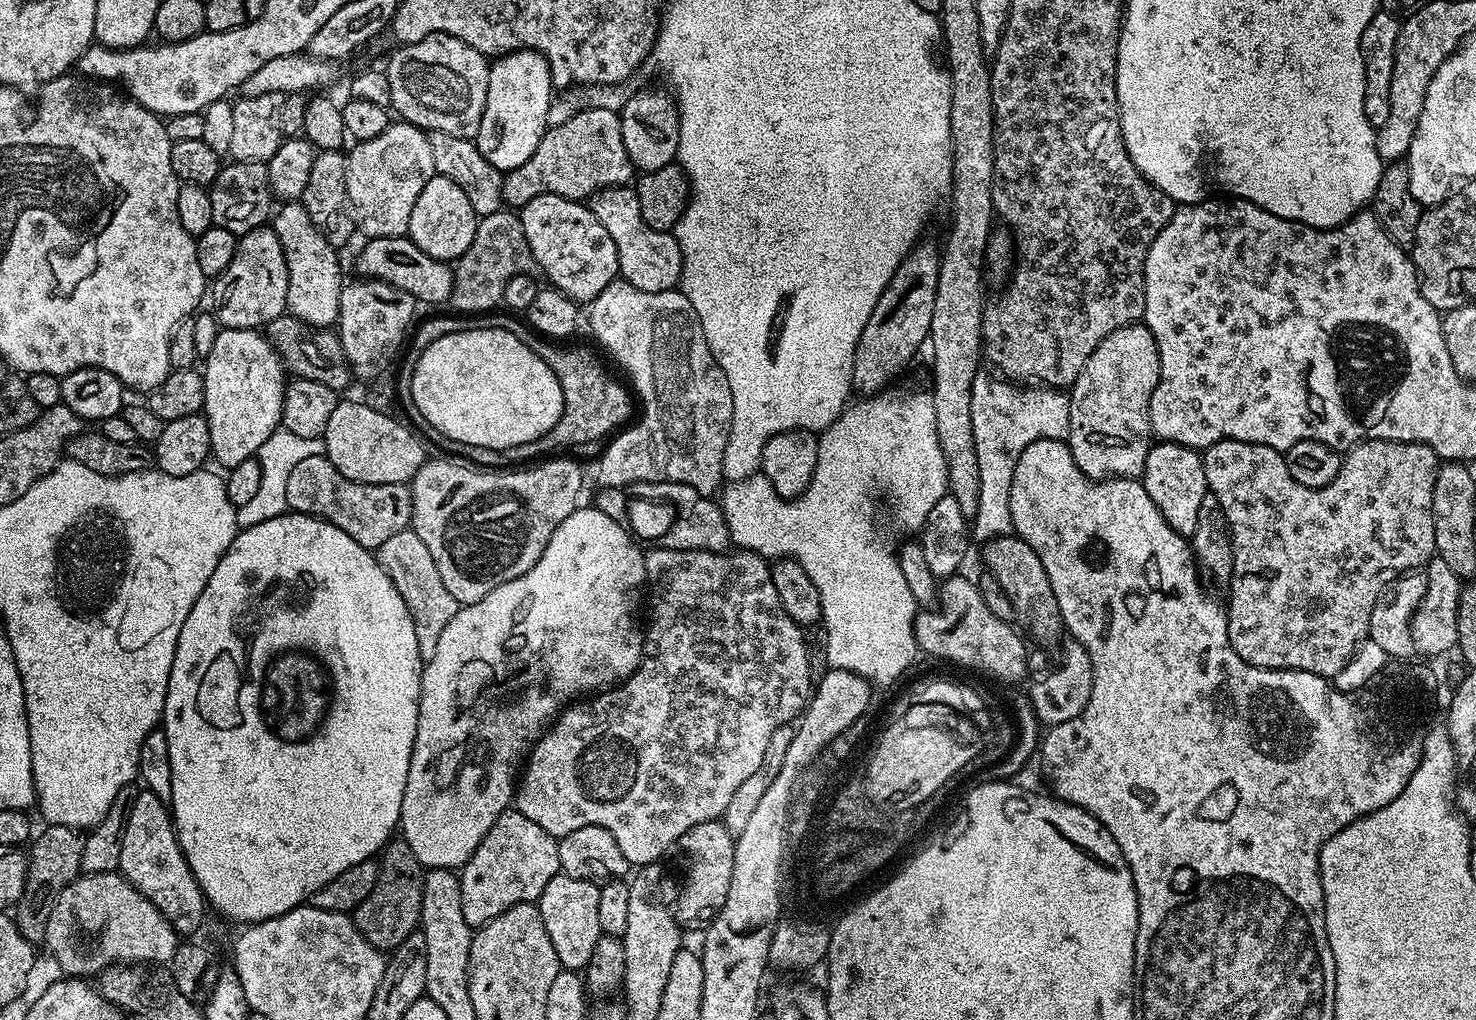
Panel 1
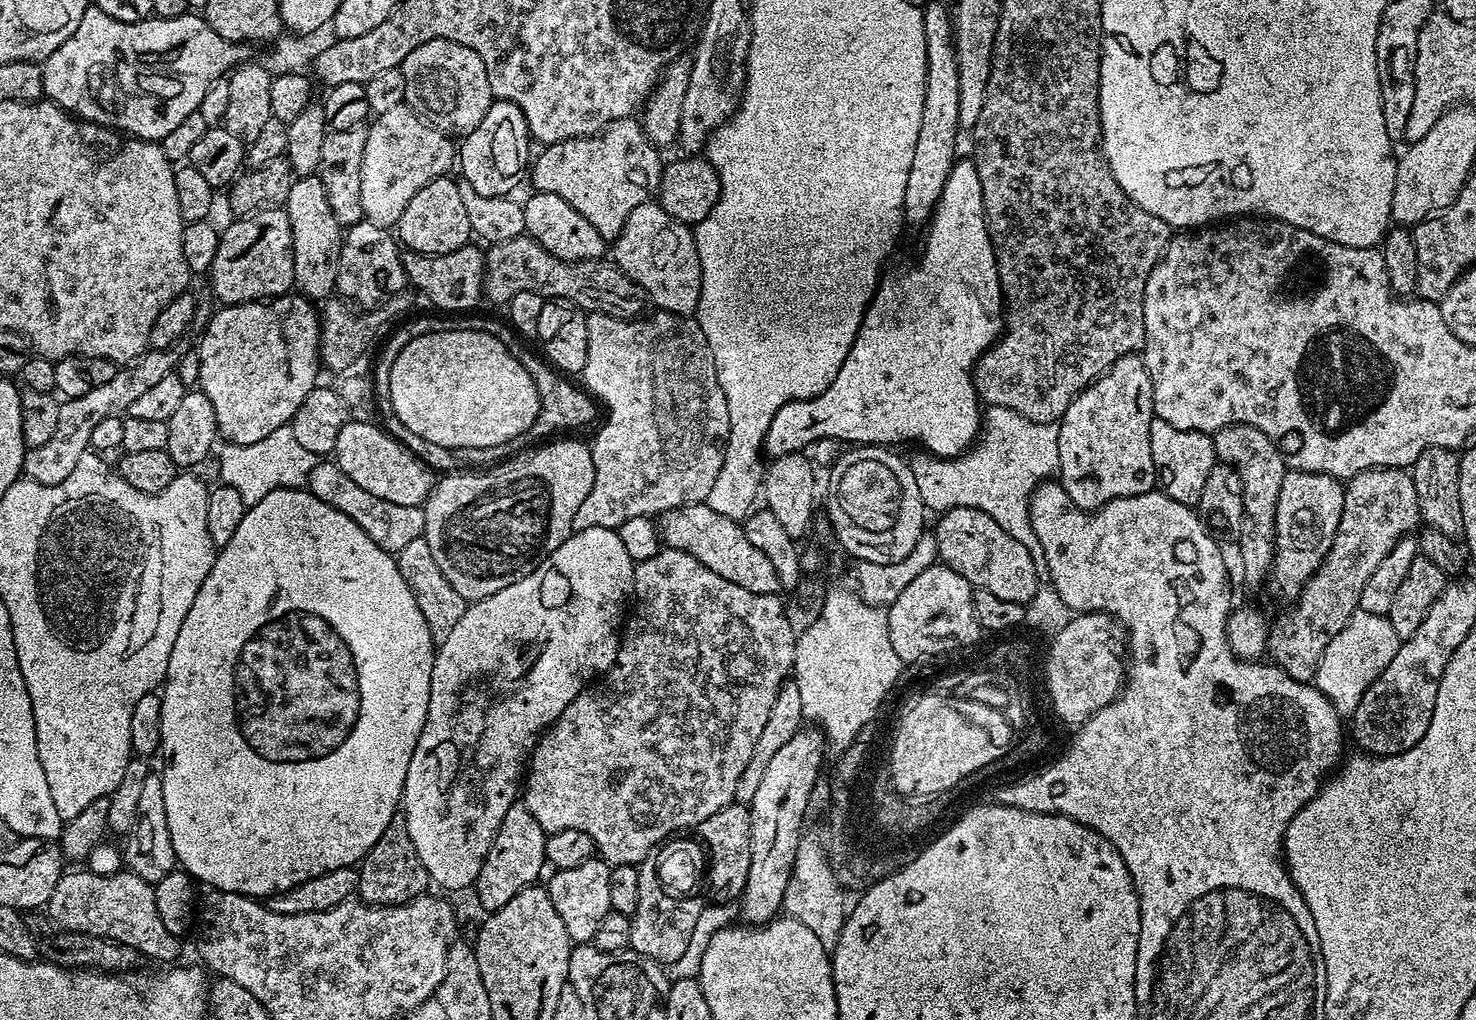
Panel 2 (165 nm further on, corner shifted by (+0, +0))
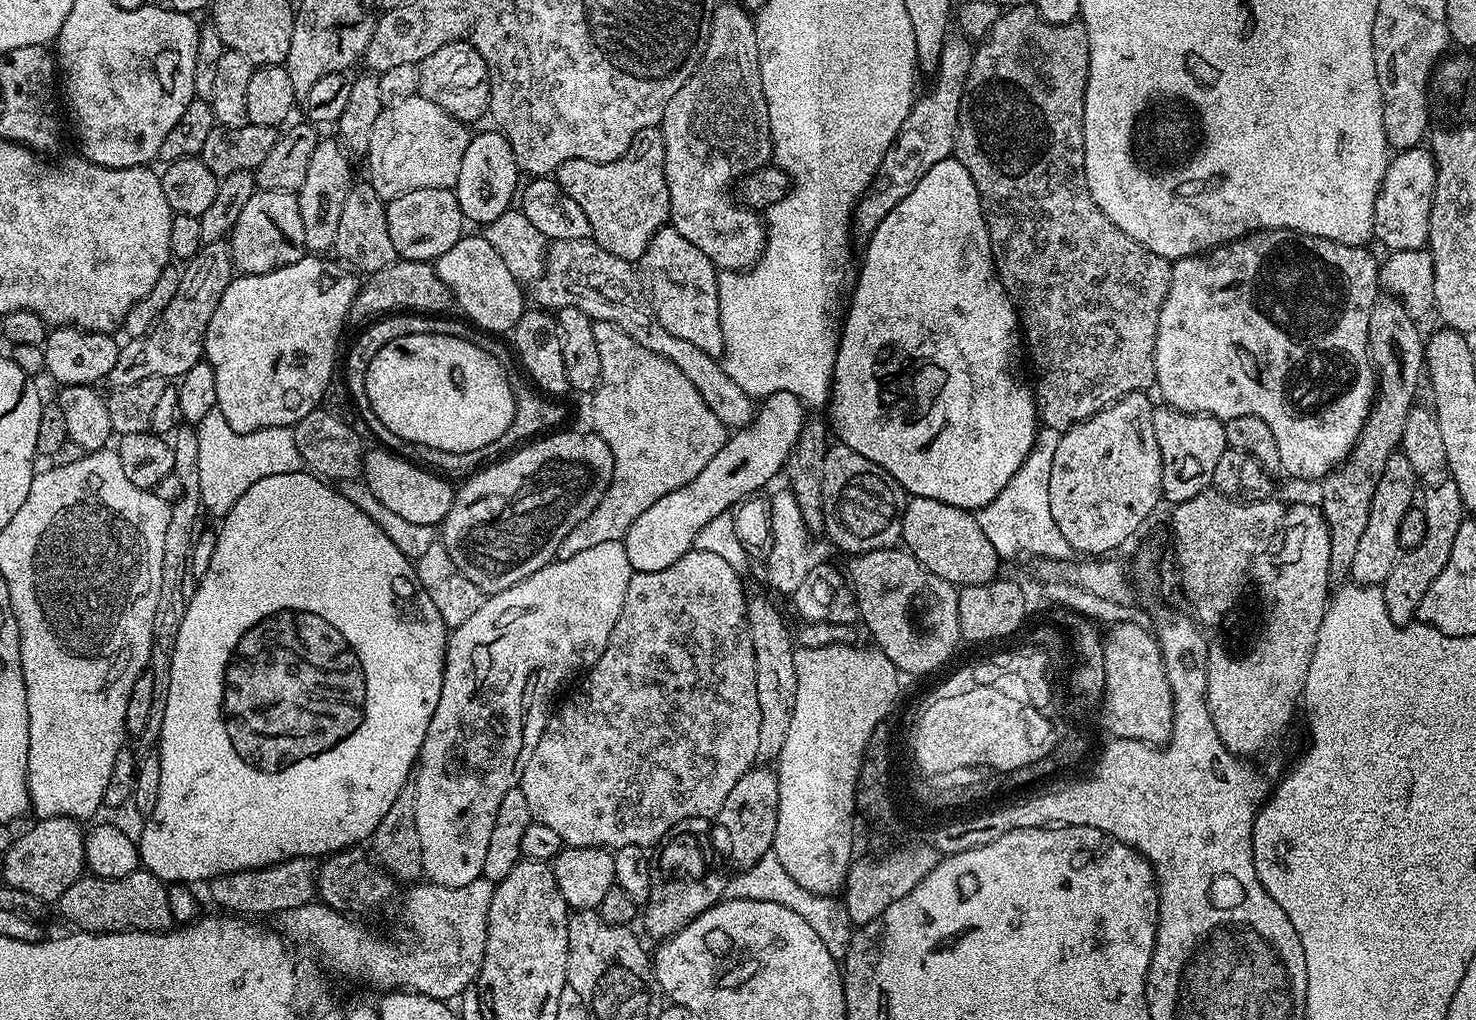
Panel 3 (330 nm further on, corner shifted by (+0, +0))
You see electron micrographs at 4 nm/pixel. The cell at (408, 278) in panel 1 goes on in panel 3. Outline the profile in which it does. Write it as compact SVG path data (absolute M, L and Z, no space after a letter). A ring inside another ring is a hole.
M465 234L461 236L446 254L442 254L434 262L438 278L446 282L446 286L452 291L455 307L461 308L463 315L478 328L483 328L488 334L508 334L522 318L526 307L526 292L522 289L521 281L510 274L506 262L494 251L494 246L486 242L482 234Z

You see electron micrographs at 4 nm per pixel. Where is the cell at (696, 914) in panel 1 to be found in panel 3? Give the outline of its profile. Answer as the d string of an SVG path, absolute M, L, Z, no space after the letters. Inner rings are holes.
M754 766L742 774L714 820L724 831L724 836L714 840L715 847L720 847L732 859L733 869L754 866L764 854L772 851L774 830L778 830L778 778L775 771L768 766Z

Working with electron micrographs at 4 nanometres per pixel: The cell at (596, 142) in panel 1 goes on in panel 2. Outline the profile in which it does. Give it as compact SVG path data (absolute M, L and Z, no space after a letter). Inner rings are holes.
M639 119L613 120L603 132L595 136L579 136L554 142L541 147L539 151L530 164L531 187L538 192L566 198L566 202L570 202L570 206L574 206L574 210L578 210L578 214L590 222L590 226L597 228L605 242L615 242L618 234L622 234L622 226L626 226L626 218L630 218L638 206L649 203L659 193L665 161L660 160L661 149L648 141L644 125Z

